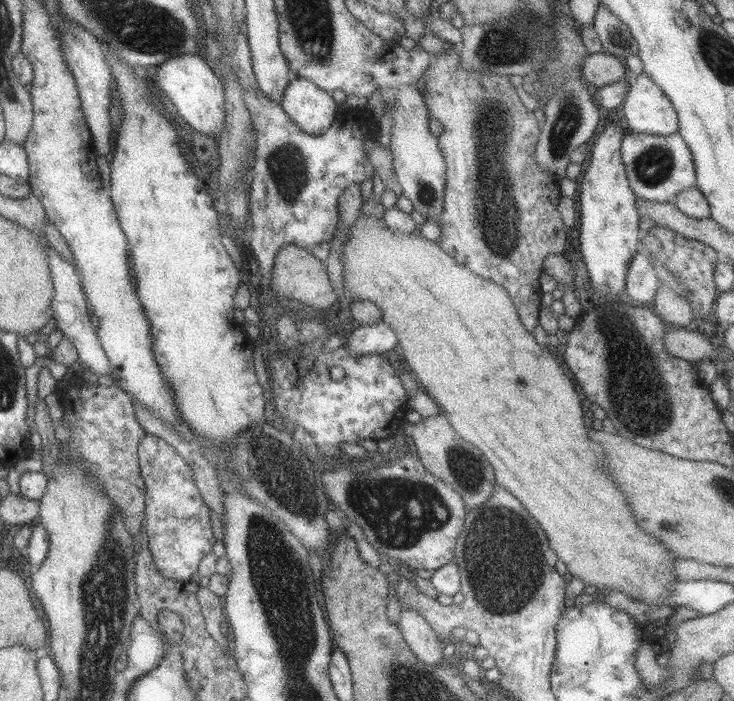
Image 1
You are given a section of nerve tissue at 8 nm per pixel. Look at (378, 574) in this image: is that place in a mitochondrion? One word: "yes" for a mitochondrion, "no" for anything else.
no

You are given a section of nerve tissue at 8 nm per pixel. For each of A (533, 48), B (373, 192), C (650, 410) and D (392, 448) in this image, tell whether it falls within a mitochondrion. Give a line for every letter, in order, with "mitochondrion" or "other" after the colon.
A: mitochondrion
B: other
C: mitochondrion
D: other

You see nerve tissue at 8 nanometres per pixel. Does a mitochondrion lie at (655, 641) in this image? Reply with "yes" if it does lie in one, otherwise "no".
no

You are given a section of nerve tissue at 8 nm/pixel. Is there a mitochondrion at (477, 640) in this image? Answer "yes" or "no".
no

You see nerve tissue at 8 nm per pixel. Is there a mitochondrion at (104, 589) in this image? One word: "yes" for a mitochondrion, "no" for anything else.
yes

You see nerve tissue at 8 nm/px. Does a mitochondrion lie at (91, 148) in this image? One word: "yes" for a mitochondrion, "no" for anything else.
no

